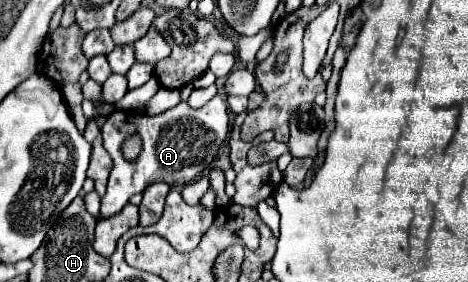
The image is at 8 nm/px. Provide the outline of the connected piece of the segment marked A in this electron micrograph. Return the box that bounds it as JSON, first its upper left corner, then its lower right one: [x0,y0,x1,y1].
[101,95,229,217]

